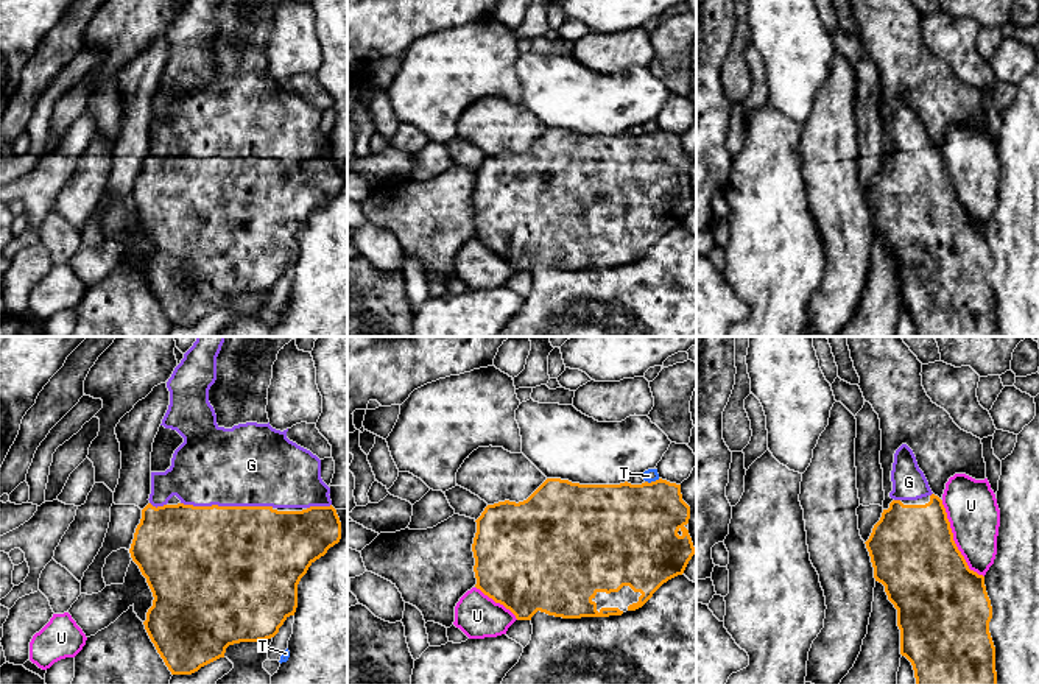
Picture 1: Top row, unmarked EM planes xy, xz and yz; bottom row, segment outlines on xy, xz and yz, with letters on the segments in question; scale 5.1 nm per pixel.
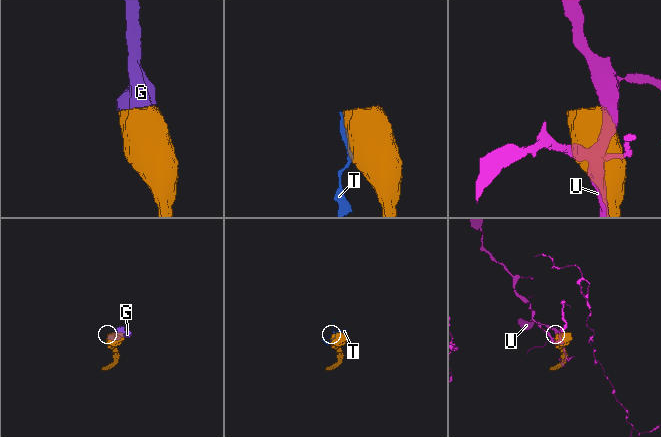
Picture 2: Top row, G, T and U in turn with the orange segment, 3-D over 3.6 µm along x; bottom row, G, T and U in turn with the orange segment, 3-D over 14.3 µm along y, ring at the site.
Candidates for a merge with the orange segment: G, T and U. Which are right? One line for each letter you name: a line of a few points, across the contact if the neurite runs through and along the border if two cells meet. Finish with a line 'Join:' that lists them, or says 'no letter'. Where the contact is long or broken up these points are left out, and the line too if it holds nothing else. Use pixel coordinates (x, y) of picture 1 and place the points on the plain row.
Join: G

